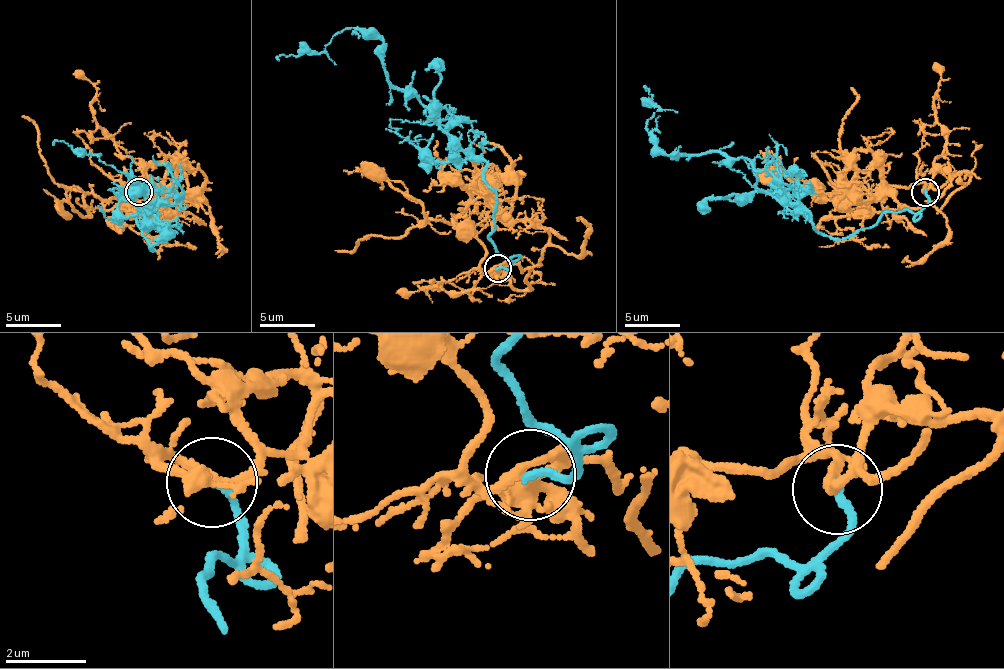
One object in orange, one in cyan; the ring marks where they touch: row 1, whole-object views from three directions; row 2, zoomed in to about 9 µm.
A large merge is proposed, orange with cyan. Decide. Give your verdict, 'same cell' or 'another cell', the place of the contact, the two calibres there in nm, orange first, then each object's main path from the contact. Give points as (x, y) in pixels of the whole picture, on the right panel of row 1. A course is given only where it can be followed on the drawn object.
another cell | (925, 192) | 160/200 nm | orange via (923, 192), (952, 176), (934, 200), (910, 207), (897, 202), (886, 187), (884, 165), (869, 152), (811, 154) | cyan via (925, 193), (915, 212), (830, 238), (763, 191), (742, 156), (667, 155), (647, 131), (658, 107), (647, 90)

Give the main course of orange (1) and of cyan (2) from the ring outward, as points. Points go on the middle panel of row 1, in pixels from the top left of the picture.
1: (496, 267), (528, 270), (549, 237), (496, 210), (470, 170), (452, 168), (446, 158)
2: (498, 267), (507, 259), (489, 236), (497, 203), (485, 163), (387, 78), (380, 41), (350, 28), (278, 61)

